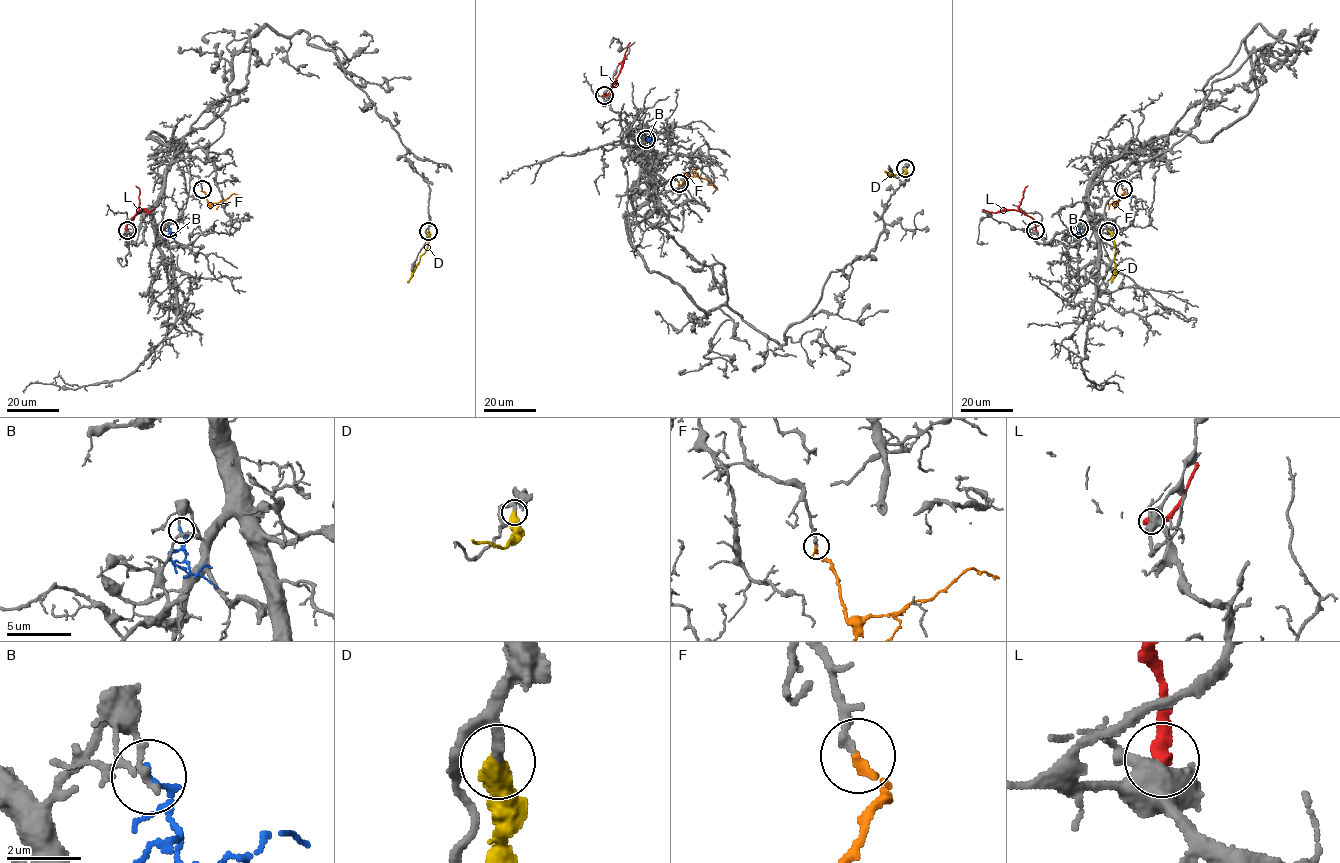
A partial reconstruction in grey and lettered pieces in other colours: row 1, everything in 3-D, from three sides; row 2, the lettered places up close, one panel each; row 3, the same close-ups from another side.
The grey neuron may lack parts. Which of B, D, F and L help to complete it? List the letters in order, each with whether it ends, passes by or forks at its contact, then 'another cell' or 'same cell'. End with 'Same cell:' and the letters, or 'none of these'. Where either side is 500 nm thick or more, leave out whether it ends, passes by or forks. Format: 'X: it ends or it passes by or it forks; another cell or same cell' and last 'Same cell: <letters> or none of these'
B: it ends; another cell
D: same cell
F: it ends; same cell
L: another cell
Same cell: D, F

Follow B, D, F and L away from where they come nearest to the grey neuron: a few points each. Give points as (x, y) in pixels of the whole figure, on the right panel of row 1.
B: (1079, 227), (1077, 233), (1086, 239)
D: (1108, 231), (1115, 248), (1115, 277), (1111, 283)
F: (1123, 189), (1116, 204), (1123, 193), (1129, 195)
L: (1035, 230), (1035, 221), (1016, 210), (992, 212), (982, 209)

